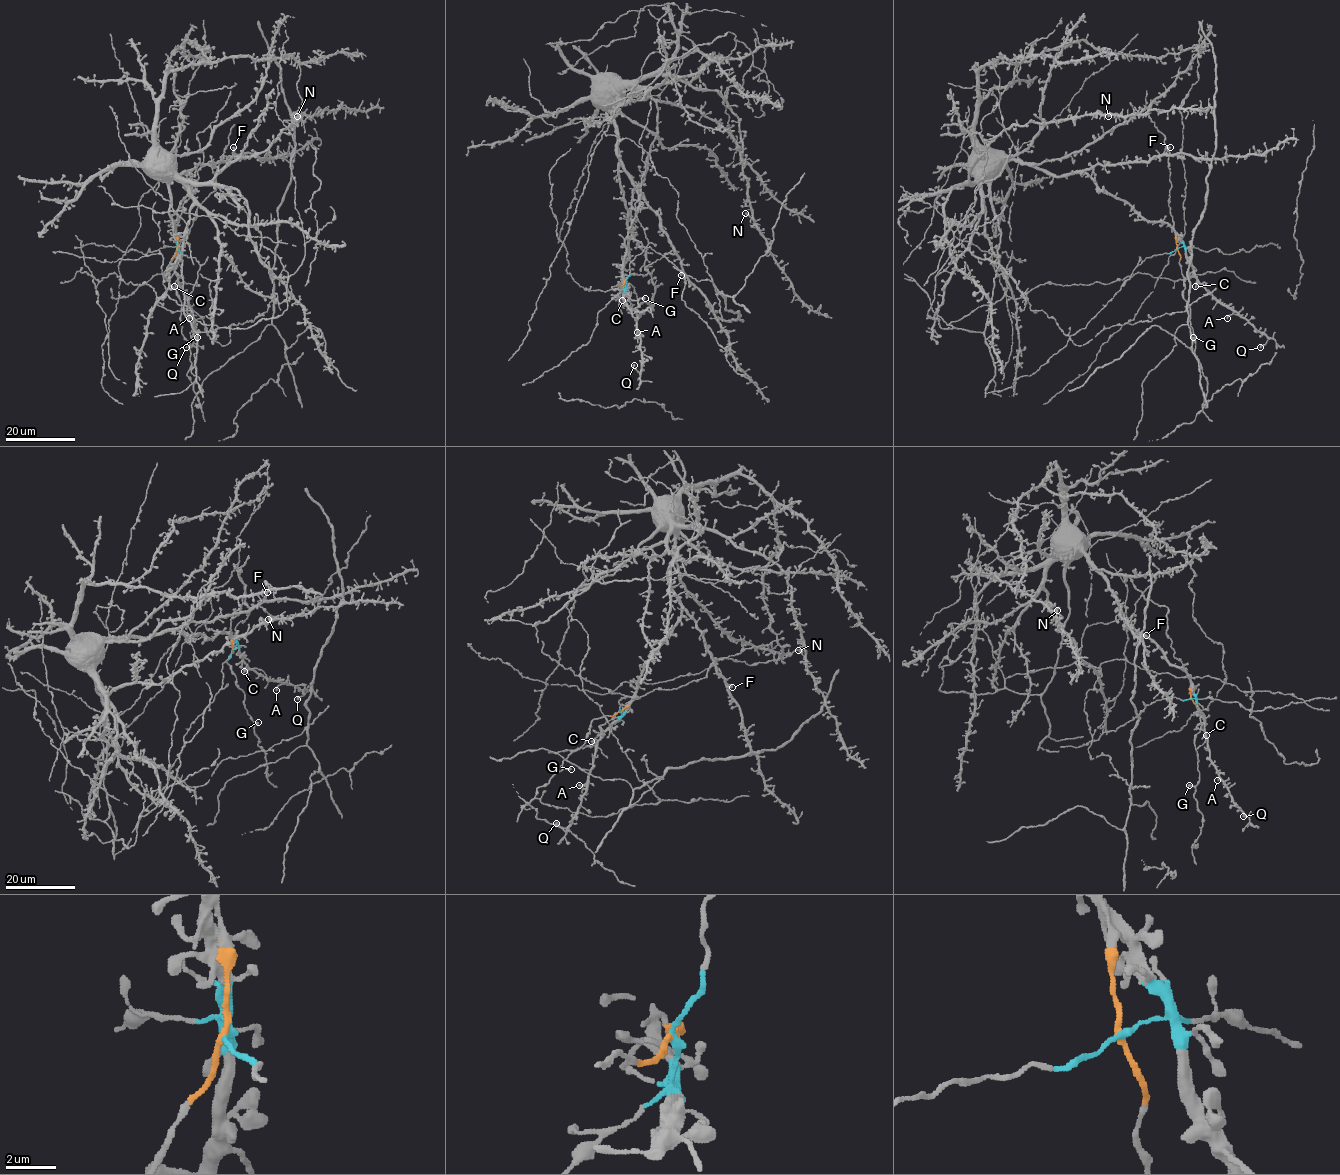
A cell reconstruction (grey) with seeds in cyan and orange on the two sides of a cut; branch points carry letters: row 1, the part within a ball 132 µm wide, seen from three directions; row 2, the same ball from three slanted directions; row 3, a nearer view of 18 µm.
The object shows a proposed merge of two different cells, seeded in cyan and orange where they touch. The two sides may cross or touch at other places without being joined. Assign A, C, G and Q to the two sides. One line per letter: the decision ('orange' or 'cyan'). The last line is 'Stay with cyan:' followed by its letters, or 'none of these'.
A: cyan
C: cyan
G: orange
Q: cyan
Stay with cyan: A, C, Q

